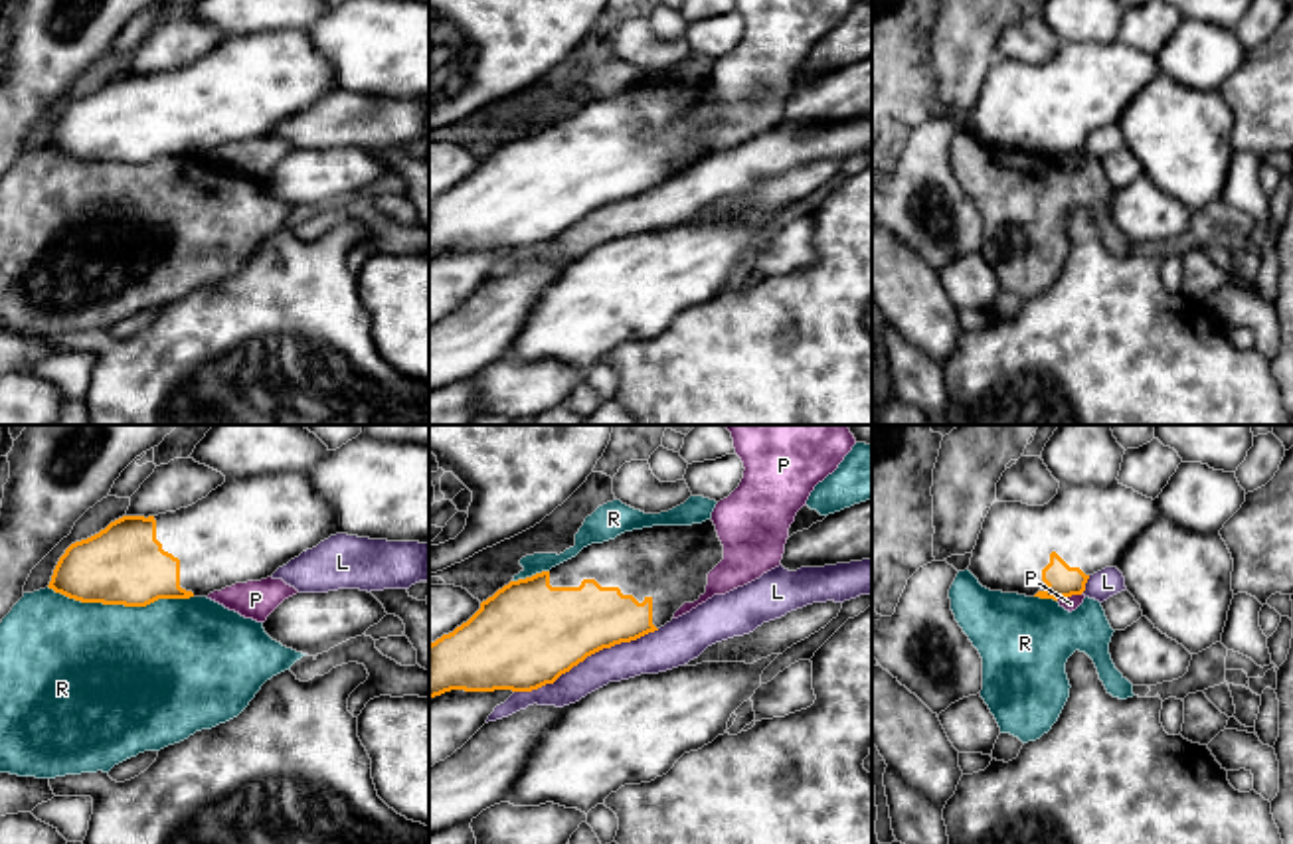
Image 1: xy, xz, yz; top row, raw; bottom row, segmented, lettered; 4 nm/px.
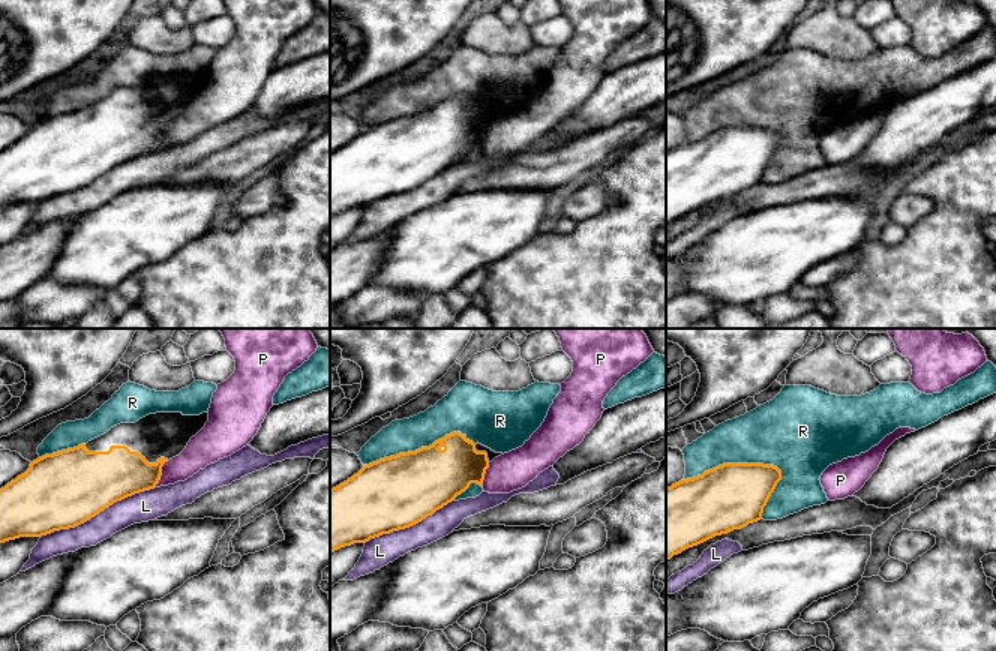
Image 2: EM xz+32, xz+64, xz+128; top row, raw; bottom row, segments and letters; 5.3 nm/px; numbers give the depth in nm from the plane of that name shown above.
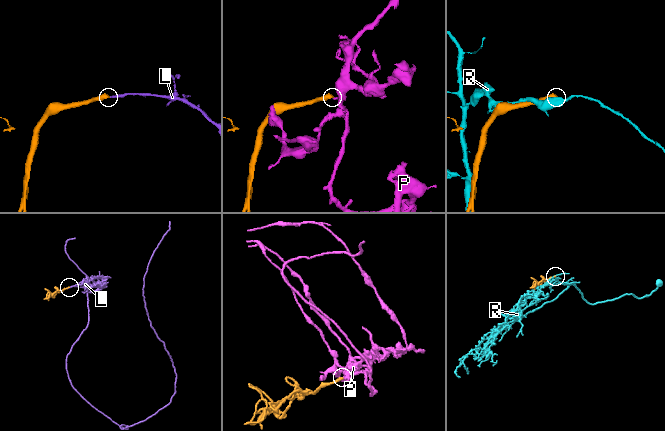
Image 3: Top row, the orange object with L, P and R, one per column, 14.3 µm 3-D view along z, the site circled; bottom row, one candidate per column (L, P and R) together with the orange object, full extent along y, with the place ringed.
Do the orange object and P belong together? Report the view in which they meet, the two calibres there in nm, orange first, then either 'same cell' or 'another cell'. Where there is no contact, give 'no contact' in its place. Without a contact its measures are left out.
meets orange in yz; 130 nm thick on the orange side, 60 nm on the other; another cell

